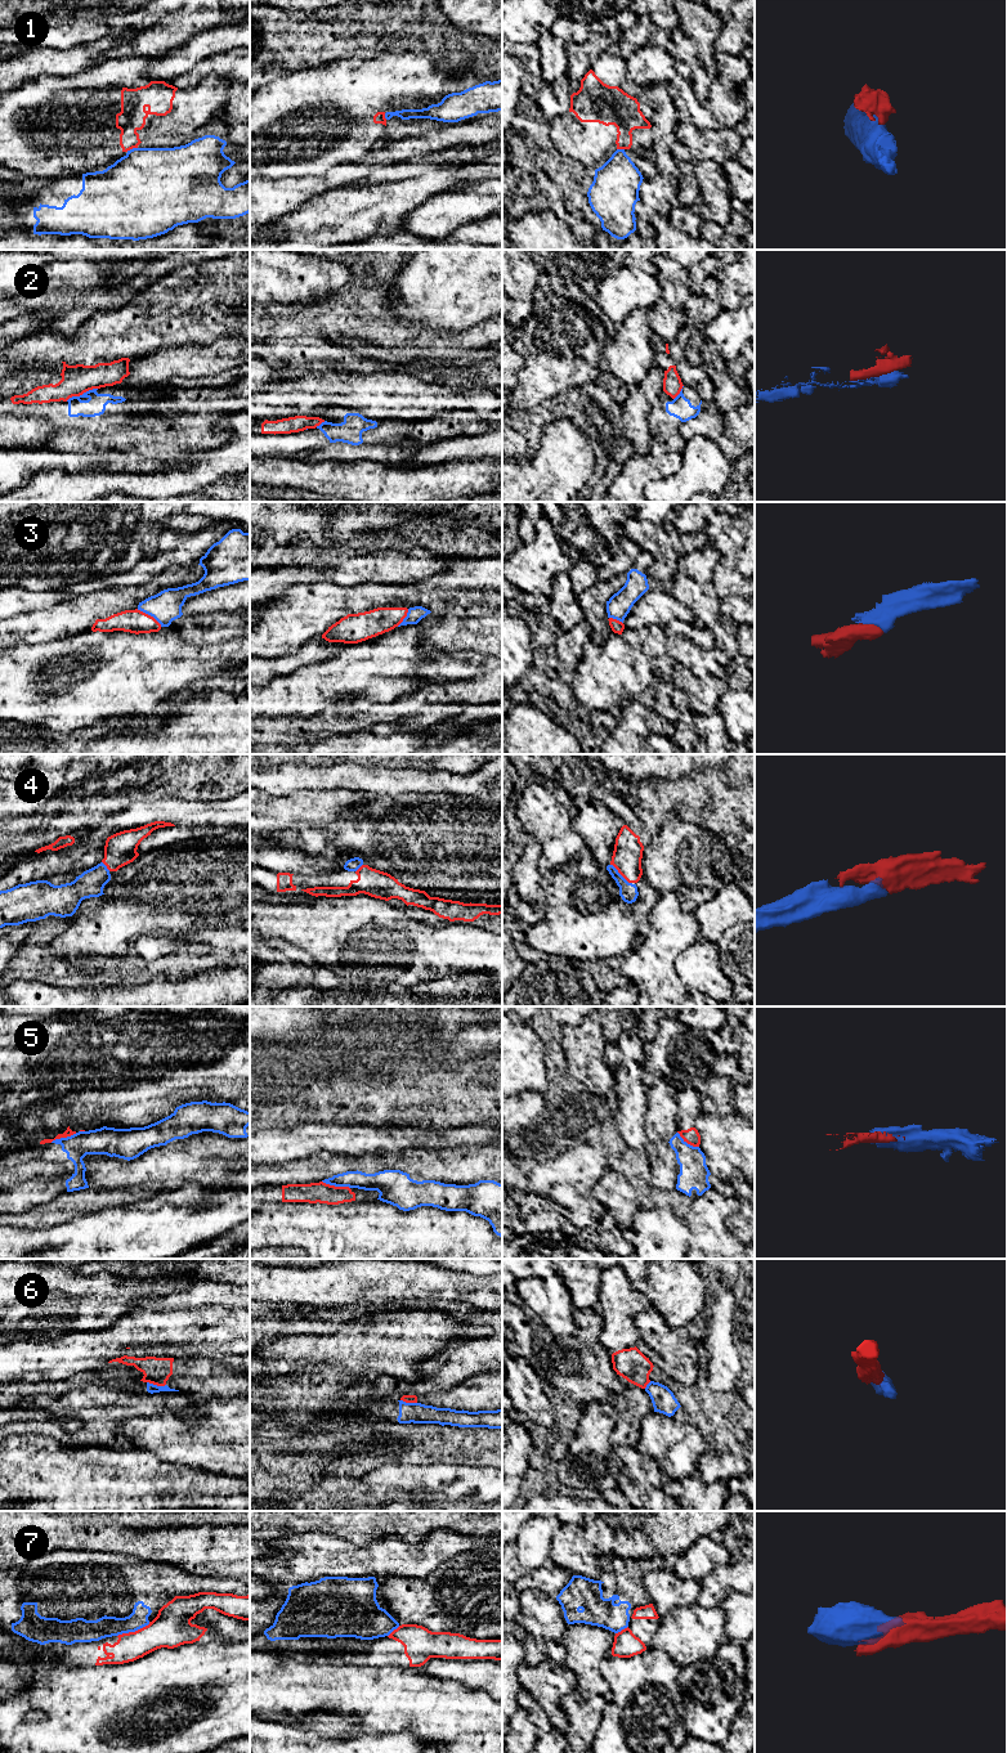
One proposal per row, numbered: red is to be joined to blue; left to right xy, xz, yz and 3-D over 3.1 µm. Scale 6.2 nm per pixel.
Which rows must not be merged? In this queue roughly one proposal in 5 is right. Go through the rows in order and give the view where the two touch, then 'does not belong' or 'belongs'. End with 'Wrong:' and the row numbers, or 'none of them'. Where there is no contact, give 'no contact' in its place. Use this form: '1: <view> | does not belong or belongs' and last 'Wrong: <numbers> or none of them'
1: xy | does not belong
2: xy | does not belong
3: xy | does not belong
4: yz | belongs
5: xz | does not belong
6: xy | does not belong
7: xy | does not belong
Wrong: 1, 2, 3, 5, 6, 7

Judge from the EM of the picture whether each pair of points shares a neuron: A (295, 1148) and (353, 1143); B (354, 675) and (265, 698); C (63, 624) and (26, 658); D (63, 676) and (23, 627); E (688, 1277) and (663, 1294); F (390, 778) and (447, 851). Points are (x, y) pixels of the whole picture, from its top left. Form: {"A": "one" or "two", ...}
{"A": "one", "B": "one", "C": "two", "D": "two", "E": "one", "F": "two"}

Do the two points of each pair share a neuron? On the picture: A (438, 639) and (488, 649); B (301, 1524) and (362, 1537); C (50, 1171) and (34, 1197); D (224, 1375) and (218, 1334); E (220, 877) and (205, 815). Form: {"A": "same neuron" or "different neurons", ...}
{"A": "same neuron", "B": "same neuron", "C": "different neurons", "D": "different neurons", "E": "different neurons"}

